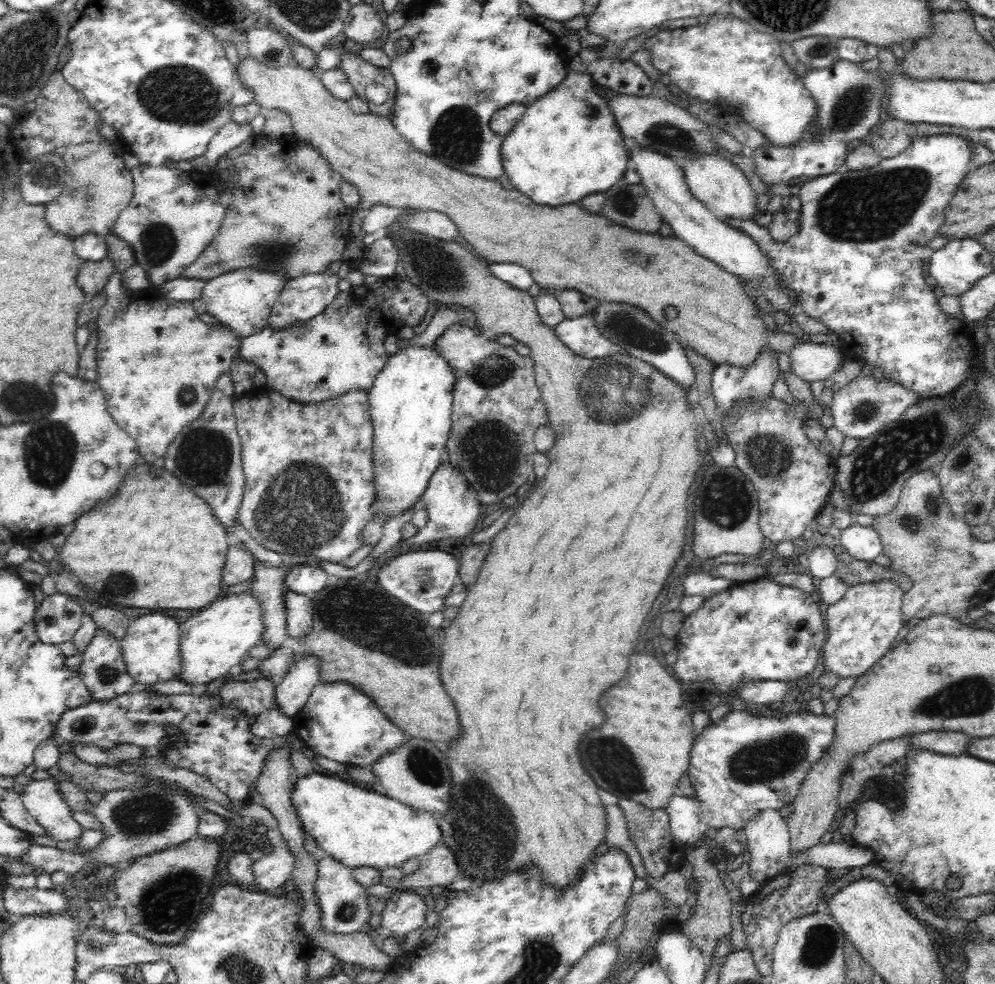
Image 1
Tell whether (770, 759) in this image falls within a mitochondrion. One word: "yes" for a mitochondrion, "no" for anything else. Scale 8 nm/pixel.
yes

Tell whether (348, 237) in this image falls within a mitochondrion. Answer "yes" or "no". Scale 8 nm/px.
no

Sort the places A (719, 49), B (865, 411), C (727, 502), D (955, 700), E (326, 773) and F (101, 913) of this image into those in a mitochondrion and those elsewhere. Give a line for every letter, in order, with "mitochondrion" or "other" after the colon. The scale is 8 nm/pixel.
A: other
B: mitochondrion
C: mitochondrion
D: mitochondrion
E: other
F: other

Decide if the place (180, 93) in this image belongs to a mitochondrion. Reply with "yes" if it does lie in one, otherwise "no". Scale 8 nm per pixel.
yes

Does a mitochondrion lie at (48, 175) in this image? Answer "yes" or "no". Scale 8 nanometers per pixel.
yes

